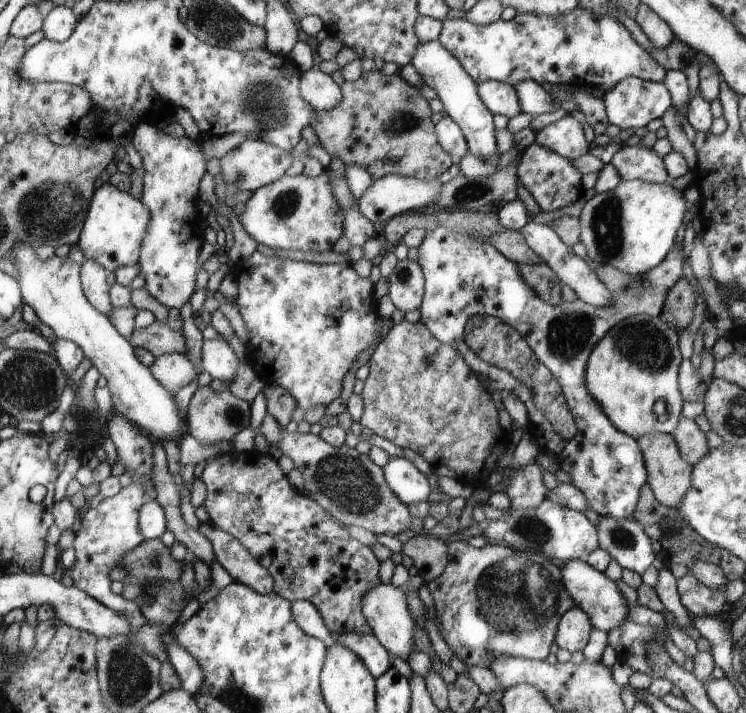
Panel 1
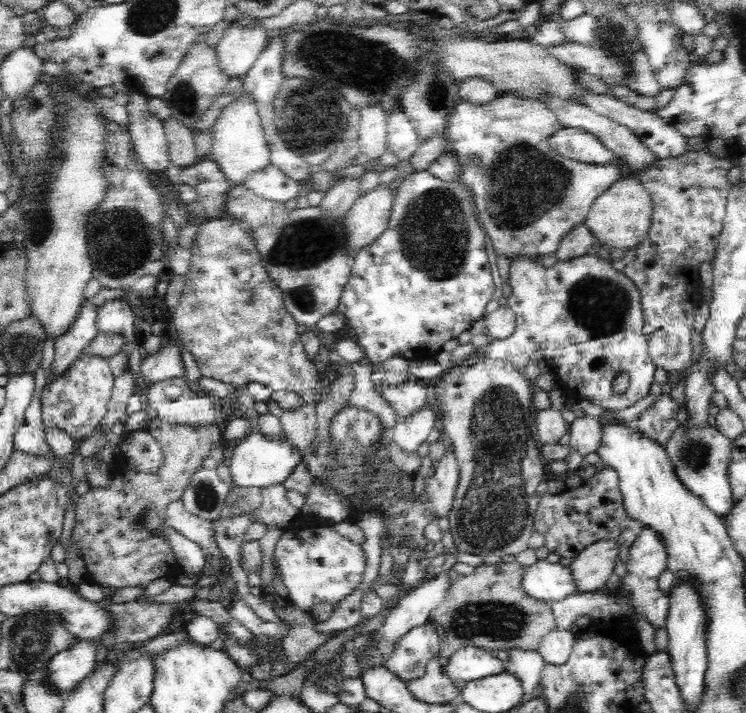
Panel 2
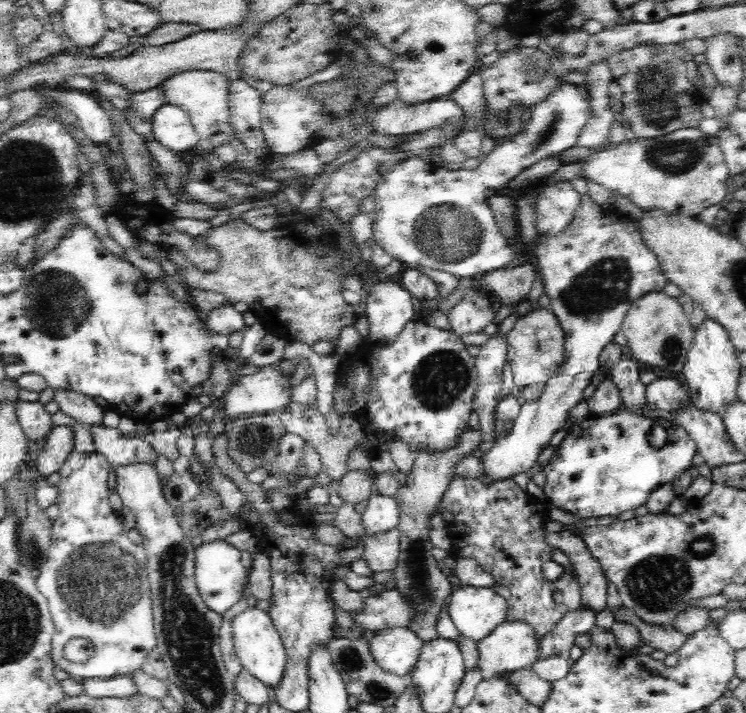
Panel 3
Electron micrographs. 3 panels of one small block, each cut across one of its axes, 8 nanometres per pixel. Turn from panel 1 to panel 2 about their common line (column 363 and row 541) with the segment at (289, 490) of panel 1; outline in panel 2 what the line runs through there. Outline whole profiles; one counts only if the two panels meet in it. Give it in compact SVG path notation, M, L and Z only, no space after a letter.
M605 466L568 494L546 494L534 513L534 526L544 536L544 546L562 558L576 558L590 544L614 540L619 546L630 546L642 533L644 525L631 520L623 508L618 473Z

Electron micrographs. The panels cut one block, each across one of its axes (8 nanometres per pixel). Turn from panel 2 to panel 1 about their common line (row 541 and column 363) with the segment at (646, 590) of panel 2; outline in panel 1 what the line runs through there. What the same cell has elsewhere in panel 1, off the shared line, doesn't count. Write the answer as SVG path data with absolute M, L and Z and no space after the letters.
M332 633L332 641L340 642L342 646L347 646L348 650L355 652L366 663L368 670L376 678L382 677L390 669L391 653L373 634L345 634Z

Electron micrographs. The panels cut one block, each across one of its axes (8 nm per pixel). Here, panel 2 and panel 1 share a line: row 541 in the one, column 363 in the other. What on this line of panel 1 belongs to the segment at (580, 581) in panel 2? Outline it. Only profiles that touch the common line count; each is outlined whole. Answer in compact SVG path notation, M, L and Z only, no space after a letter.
M380 582L376 588L368 590L363 599L363 614L372 627L372 634L376 635L376 638L387 647L391 654L408 661L408 658L416 652L416 644L414 644L416 624L408 609L406 594L400 588L394 587L392 583Z

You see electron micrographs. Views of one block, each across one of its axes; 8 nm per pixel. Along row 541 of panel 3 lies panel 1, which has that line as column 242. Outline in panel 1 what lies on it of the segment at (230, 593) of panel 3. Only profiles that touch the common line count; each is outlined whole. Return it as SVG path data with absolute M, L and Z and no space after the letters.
M325 170L320 176L284 175L284 178L260 187L244 203L244 212L238 220L258 244L286 252L331 250L344 232L344 212L332 194L332 182Z

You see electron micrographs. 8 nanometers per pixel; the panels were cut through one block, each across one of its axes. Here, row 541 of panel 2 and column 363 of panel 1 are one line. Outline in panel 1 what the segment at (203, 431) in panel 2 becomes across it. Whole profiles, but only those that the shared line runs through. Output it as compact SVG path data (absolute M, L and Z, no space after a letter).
M380 69L366 73L354 81L342 82L342 102L329 111L316 111L312 118L312 128L319 138L322 147L332 158L340 158L346 166L360 166L370 173L374 180L380 180L384 176L412 177L420 180L432 180L440 178L446 170L452 166L452 158L444 150L434 134L434 122L430 120L432 110L428 106L428 100L420 94L418 88L412 88L400 78L398 72L384 76Z

